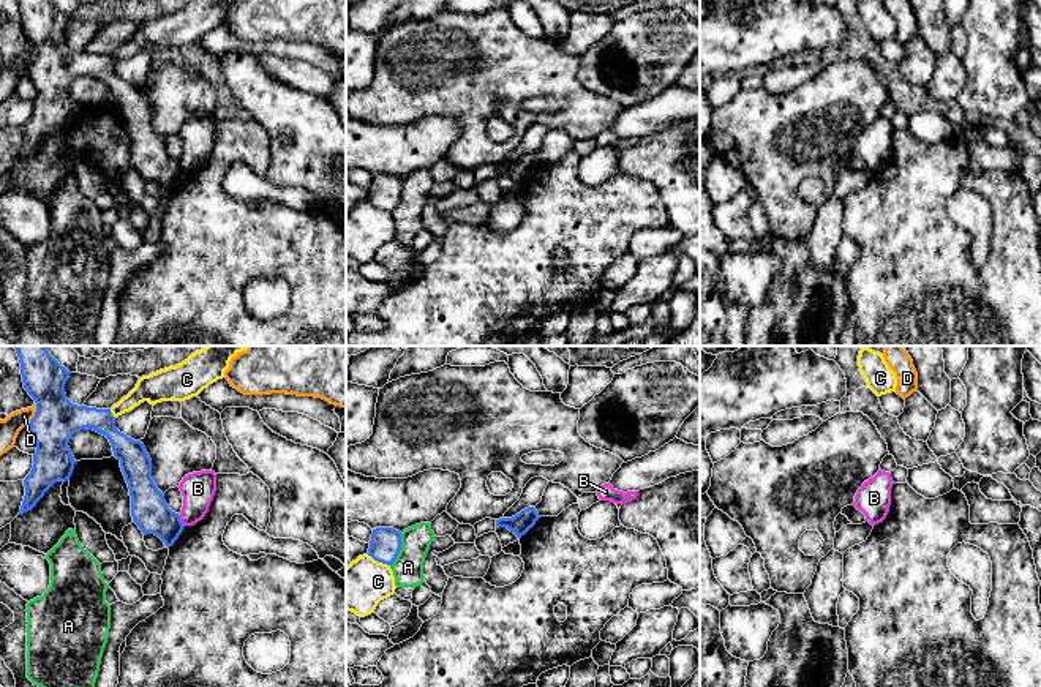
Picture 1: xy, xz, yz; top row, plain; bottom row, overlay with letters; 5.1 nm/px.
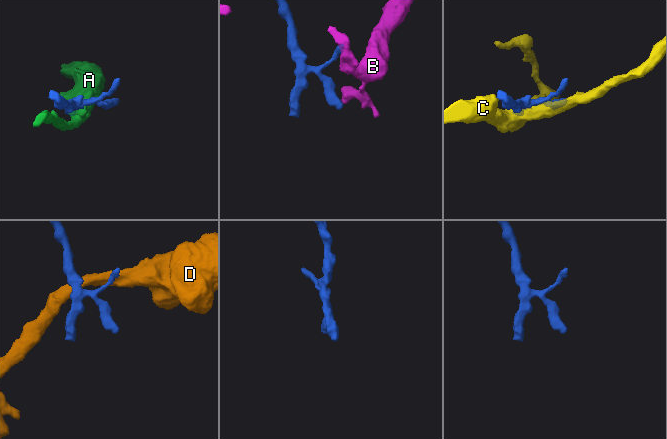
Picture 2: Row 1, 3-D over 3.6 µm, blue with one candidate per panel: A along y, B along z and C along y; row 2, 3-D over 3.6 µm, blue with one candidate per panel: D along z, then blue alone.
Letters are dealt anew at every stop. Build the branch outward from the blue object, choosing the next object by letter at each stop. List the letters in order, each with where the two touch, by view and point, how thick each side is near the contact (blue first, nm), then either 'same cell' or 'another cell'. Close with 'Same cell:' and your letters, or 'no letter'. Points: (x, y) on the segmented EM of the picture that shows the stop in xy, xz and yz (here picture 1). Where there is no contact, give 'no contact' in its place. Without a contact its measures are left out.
A: xz (400, 548) | 160/160 nm | another cell
B: xy (180, 521) | 190/170 nm | another cell
C: xz (378, 561) | 160/240 nm | another cell
D: xy (35, 414) | 220/100 nm | another cell
Same cell: no letter

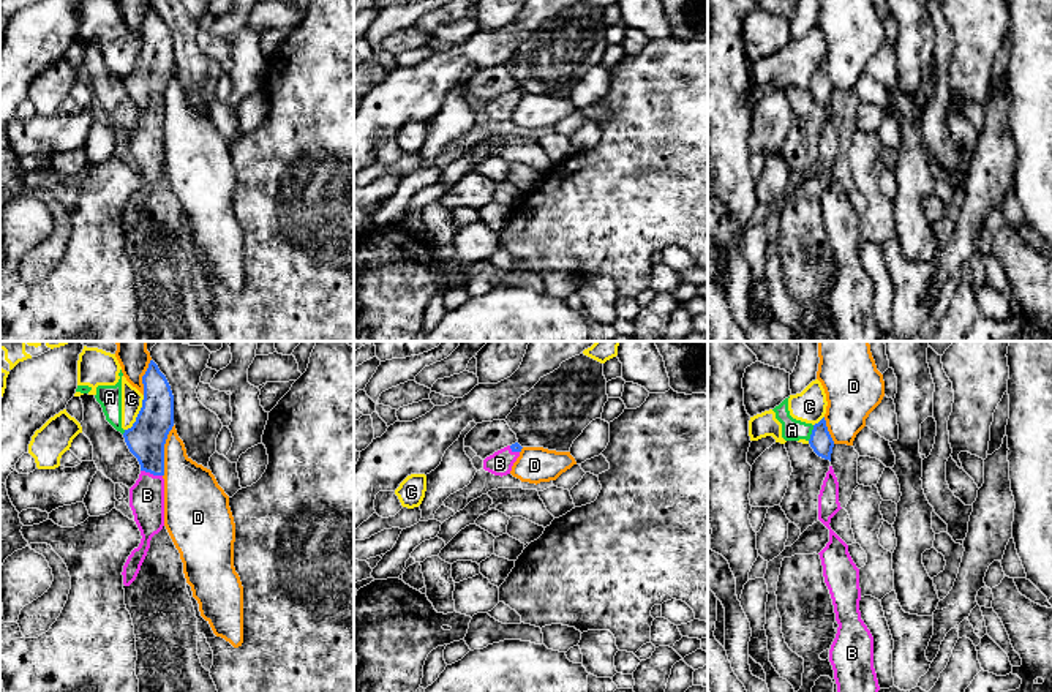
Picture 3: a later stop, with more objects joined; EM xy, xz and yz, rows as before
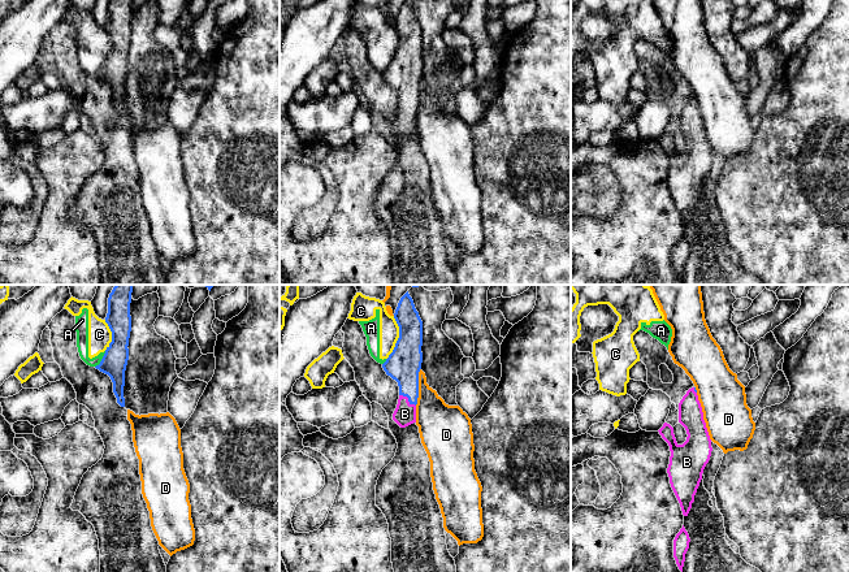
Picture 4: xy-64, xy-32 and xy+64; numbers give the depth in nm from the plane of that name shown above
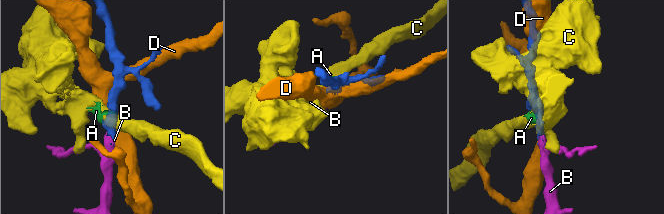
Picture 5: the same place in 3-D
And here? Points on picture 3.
A: yz (812, 433) | 120/110 nm | another cell
B: xy (152, 473) | 200/180 nm | same cell
C: xy (138, 414) | 200/110 nm | another cell
D: xy (163, 451) | 200/280 nm | another cell
Same cell: B

